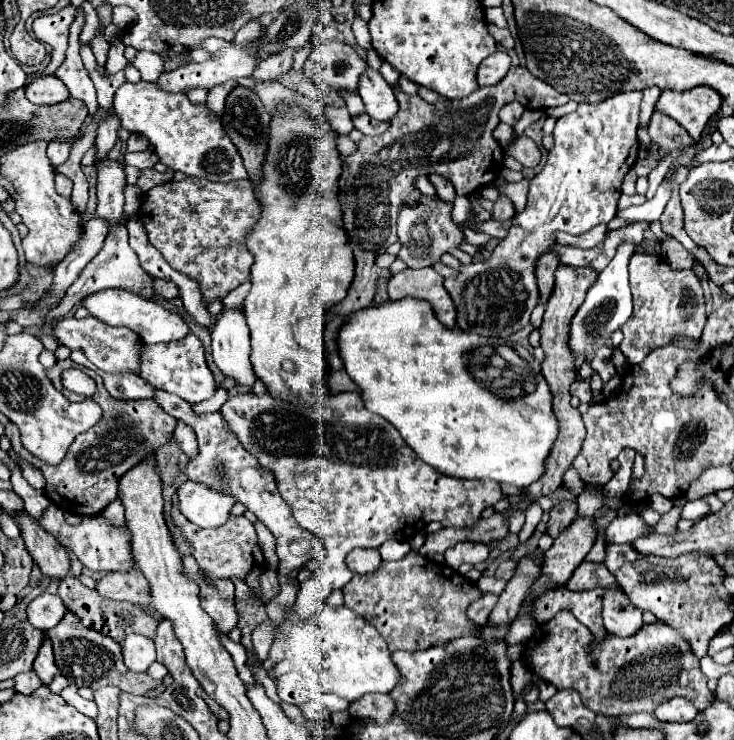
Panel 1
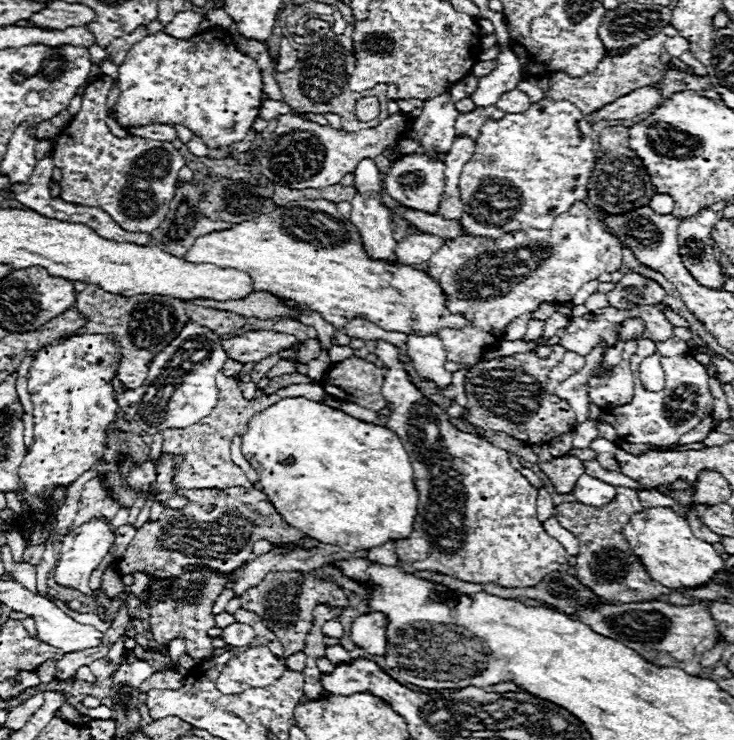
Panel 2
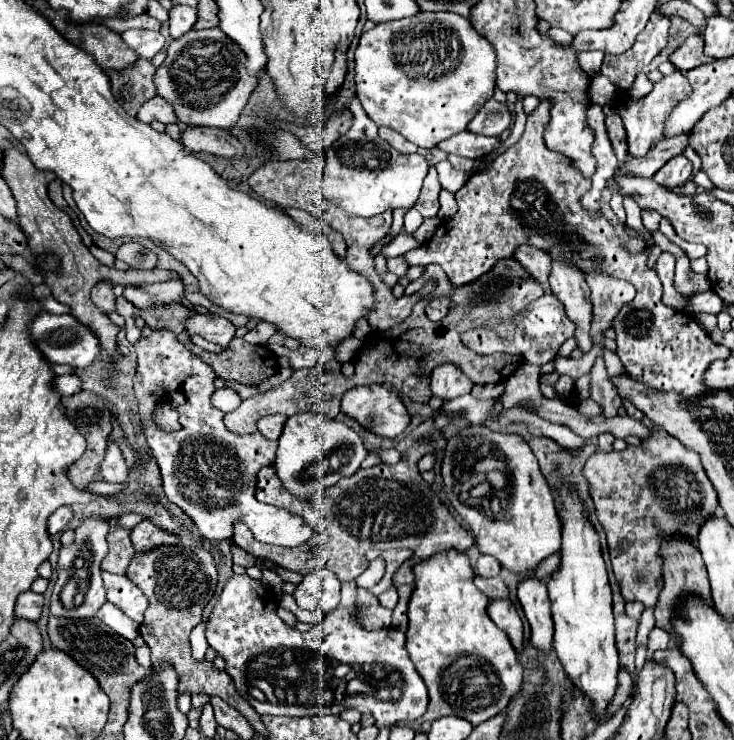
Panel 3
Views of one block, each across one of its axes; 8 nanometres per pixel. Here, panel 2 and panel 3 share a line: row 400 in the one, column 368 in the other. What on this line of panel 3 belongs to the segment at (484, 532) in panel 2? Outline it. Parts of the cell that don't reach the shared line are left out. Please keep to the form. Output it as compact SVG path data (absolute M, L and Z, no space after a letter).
M378 384L348 390L342 396L340 412L354 418L362 428L376 436L390 440L402 434L410 424L410 414L400 396Z

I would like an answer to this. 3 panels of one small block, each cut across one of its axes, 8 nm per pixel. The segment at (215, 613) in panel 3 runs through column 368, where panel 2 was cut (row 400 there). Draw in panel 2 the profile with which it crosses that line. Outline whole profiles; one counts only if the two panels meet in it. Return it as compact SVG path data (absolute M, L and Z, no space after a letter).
M682 354L676 358L662 358L660 362L666 374L666 386L662 392L646 392L642 388L642 382L635 379L634 398L628 404L616 408L604 408L600 412L598 420L614 426L624 442L652 444L652 446L676 444L676 440L682 434L690 432L712 412L714 398L708 386L708 372L696 358L692 358L690 354Z

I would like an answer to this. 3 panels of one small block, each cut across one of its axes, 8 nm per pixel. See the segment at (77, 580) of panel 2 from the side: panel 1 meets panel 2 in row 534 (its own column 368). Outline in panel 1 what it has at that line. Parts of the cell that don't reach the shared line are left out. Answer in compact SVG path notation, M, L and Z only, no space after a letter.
M368 68L364 76L360 76L358 94L364 102L366 114L372 116L374 120L392 120L392 116L398 110L398 100L394 96L394 90L378 70Z

